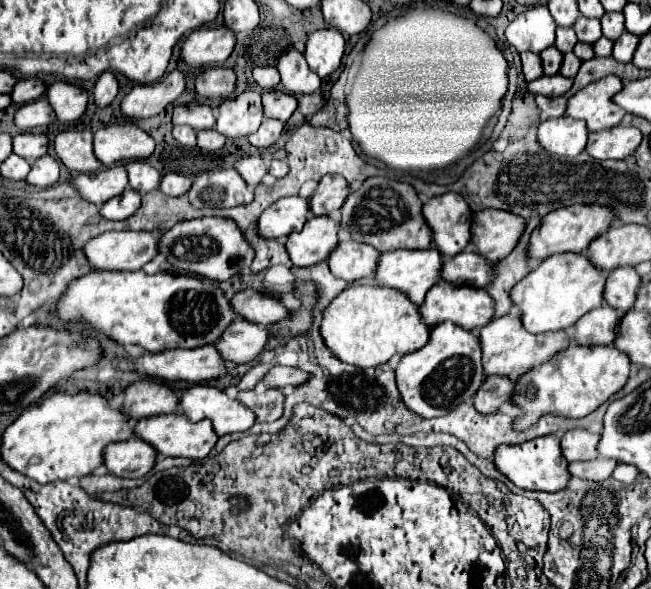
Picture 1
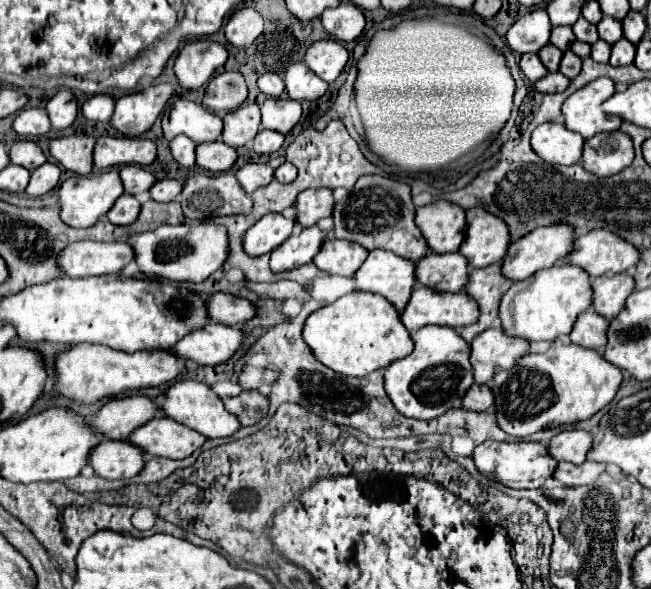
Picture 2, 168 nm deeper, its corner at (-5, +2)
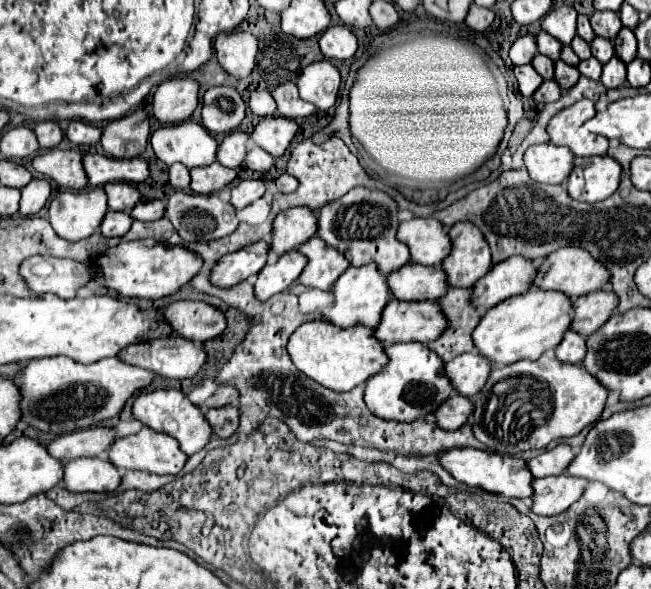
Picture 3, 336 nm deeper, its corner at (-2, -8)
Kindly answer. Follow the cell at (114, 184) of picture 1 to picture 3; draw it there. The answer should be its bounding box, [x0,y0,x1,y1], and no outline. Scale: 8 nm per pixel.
[49,188,109,242]

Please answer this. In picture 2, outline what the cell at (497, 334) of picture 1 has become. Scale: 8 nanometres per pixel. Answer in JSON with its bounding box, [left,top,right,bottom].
[470,328,528,384]

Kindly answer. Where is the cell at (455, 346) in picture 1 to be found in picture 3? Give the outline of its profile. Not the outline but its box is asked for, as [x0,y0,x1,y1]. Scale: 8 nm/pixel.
[365,342,455,422]

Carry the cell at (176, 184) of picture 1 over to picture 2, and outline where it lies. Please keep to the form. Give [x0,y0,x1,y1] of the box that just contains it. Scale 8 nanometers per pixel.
[150,180,182,202]

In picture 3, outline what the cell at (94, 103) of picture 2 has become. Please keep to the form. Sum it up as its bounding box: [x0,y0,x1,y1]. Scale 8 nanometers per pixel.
[67,120,101,144]

